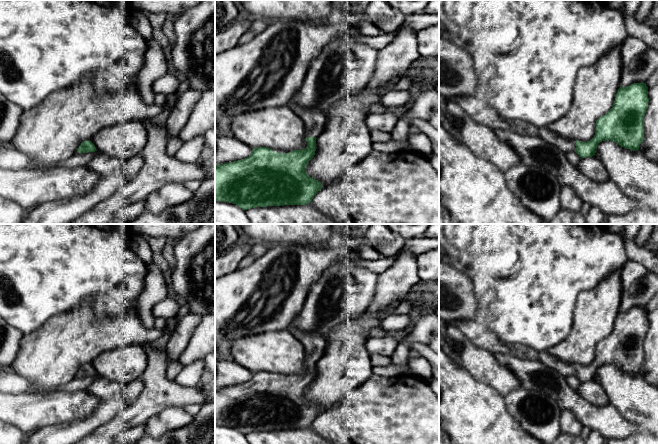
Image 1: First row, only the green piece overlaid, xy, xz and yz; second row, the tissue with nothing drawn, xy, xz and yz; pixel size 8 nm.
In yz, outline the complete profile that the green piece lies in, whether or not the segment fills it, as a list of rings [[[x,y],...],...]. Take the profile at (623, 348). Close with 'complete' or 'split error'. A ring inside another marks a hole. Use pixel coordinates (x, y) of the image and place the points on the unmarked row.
[[[645,307],[620,311],[612,332],[596,345],[594,361],[590,365],[582,366],[565,363],[548,351],[537,352],[524,345],[505,343],[480,320],[467,319],[449,323],[456,326],[476,347],[492,353],[540,361],[564,377],[575,375],[581,382],[594,380],[598,368],[606,364],[633,375],[639,374],[644,363],[644,339],[649,326]]]; split error

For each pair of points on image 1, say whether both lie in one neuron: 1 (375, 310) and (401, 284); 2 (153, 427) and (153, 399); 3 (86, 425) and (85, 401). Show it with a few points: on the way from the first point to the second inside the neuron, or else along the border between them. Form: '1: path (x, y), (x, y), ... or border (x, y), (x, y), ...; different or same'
1: path (381, 303), (394, 290); same
2: border (175, 406), (164, 408), (151, 415), (143, 423); different
3: border (102, 400), (89, 415), (80, 419), (63, 422); different

